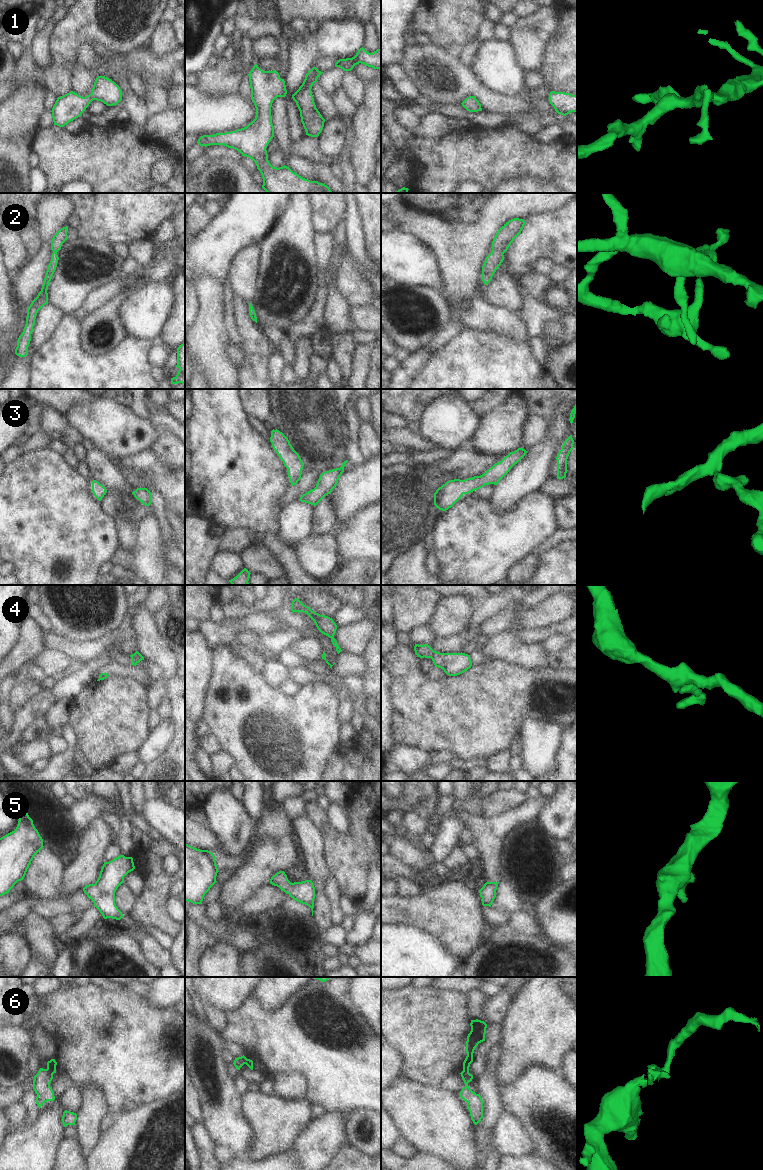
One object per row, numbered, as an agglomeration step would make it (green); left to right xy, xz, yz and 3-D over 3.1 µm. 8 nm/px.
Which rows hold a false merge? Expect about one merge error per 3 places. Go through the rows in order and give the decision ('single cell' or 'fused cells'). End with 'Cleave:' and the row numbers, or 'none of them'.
1: single cell
2: single cell
3: single cell
4: single cell
5: single cell
6: fused cells
Cleave: 6

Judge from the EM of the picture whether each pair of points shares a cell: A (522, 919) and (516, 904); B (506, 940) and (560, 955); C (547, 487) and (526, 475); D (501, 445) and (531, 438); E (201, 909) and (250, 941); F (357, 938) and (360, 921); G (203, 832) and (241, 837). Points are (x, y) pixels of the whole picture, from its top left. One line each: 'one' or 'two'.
A: two
B: one
C: two
D: two
E: one
F: one
G: two

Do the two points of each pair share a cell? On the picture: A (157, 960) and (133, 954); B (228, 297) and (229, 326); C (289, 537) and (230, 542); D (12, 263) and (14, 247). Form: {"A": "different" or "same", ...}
{"A": "different", "B": "same", "C": "different", "D": "same"}

